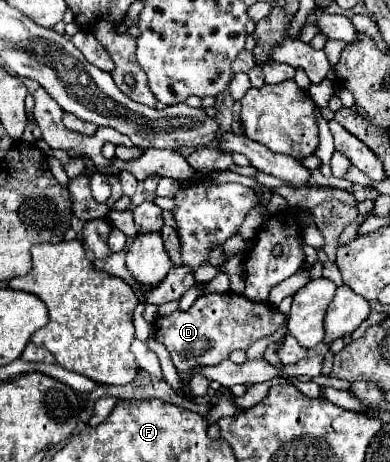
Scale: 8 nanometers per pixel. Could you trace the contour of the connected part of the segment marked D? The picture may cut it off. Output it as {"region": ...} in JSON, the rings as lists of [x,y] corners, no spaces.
{"region":[[[227,291],[221,295],[215,293],[215,295],[205,295],[205,299],[195,299],[195,303],[189,307],[189,311],[175,311],[165,319],[157,317],[155,339],[167,347],[179,375],[187,375],[189,369],[195,365],[217,365],[217,363],[221,363],[223,359],[229,357],[229,353],[233,349],[247,349],[255,339],[269,335],[269,333],[275,333],[285,323],[287,323],[287,317],[277,307],[271,307],[269,303],[257,303],[257,301],[247,299],[245,295]]]}

